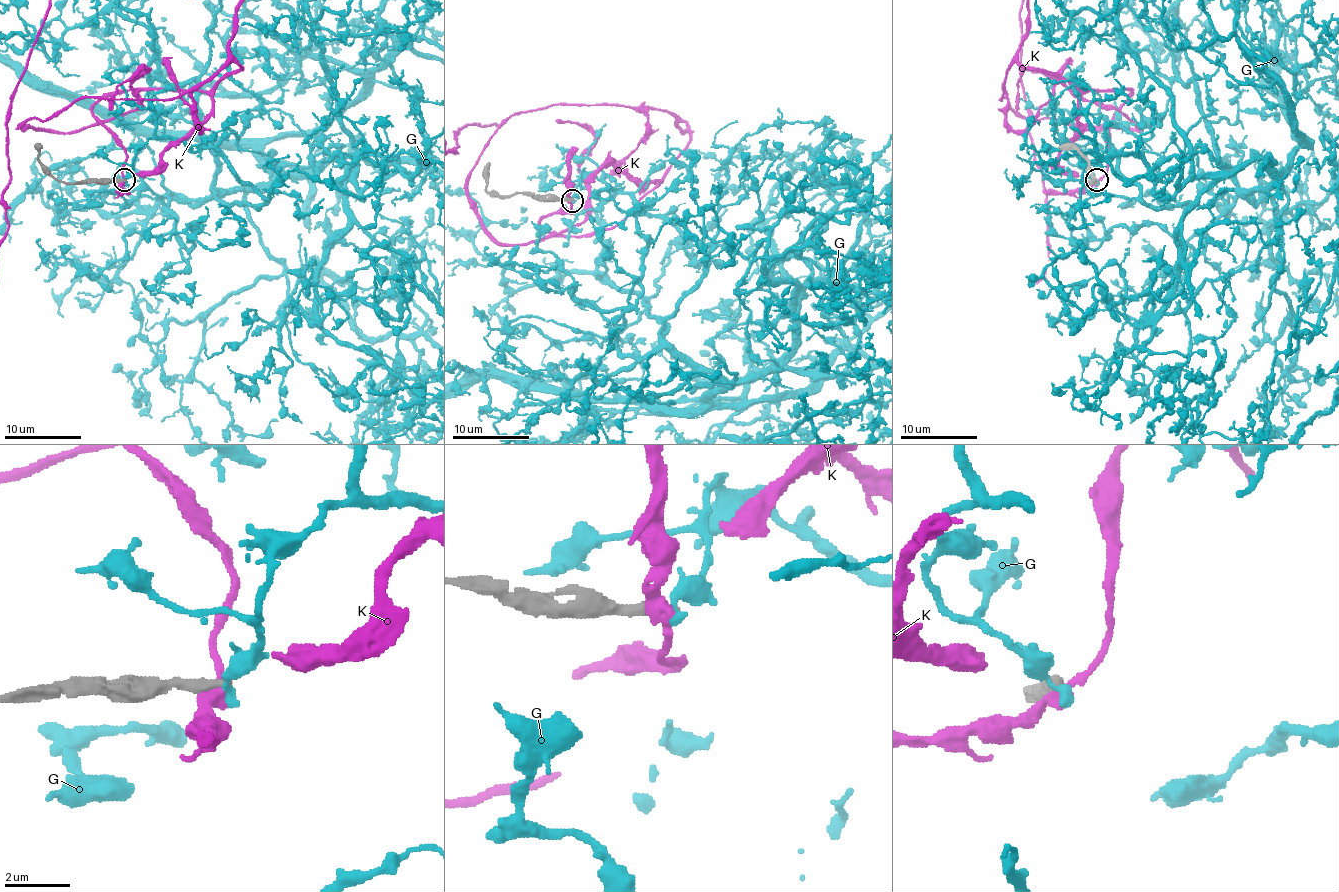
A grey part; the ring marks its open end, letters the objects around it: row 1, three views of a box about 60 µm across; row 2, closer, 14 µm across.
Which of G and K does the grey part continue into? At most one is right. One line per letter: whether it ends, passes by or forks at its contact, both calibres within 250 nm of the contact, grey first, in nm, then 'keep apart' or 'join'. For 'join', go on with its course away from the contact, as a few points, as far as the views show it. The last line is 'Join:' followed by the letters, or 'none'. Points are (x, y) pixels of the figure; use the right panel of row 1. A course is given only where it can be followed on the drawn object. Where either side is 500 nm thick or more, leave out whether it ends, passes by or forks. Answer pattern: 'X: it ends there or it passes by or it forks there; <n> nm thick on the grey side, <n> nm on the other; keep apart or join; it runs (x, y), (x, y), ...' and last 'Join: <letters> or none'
G: it ends there; 300 nm thick on the grey side, 420 nm on the other; keep apart
K: it passes by; 400 nm thick on the grey side, 360 nm on the other; keep apart
Join: none

